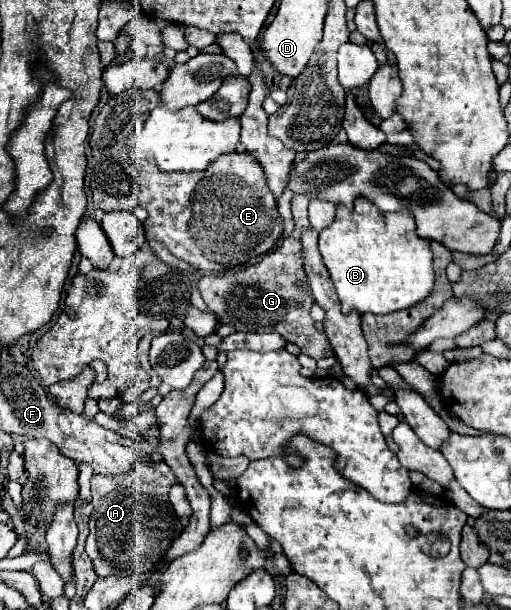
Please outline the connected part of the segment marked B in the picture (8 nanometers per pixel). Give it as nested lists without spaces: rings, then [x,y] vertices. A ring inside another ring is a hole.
[[[364,197],[354,199],[354,207],[348,209],[344,205],[336,205],[334,223],[320,231],[318,249],[322,255],[322,263],[326,265],[330,279],[338,291],[342,311],[356,309],[362,313],[390,313],[412,307],[414,303],[426,299],[434,285],[434,271],[432,271],[432,251],[430,241],[416,235],[414,217],[410,211],[394,211],[382,213],[372,201]]]

